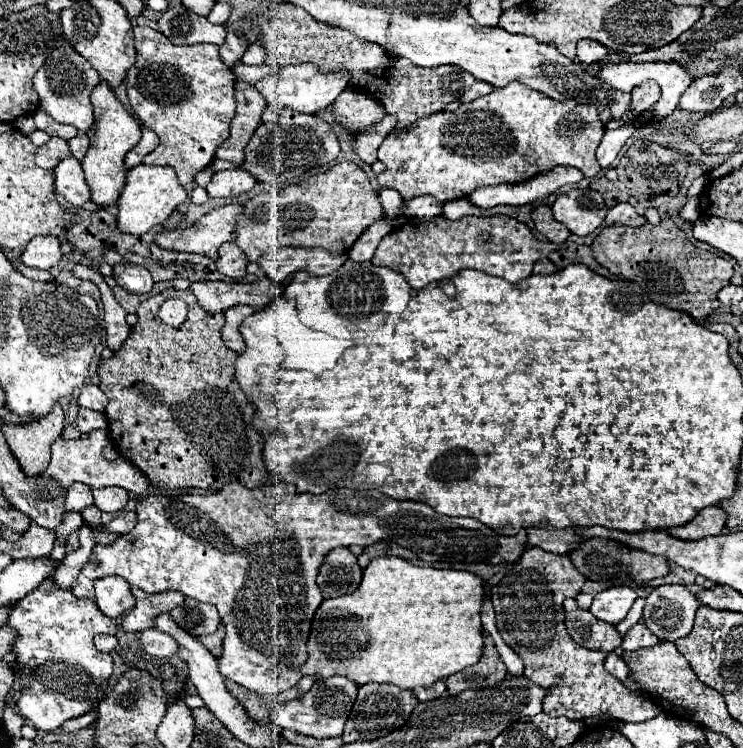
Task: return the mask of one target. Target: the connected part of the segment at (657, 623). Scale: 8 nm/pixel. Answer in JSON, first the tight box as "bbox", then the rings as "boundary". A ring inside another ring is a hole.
{"bbox":[643,584,699,642],"boundary":[[[681,584],[657,586],[645,602],[643,620],[645,626],[659,638],[675,642],[687,636],[693,628],[693,618],[699,608],[699,600]]]}

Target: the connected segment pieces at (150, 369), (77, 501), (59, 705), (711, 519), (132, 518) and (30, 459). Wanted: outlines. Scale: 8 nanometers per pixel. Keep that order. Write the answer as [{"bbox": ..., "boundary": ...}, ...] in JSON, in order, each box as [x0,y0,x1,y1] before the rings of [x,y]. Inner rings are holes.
[{"bbox":[97,288,269,490],"boundary":[[[167,288],[161,294],[141,302],[137,316],[139,322],[131,328],[131,334],[123,342],[121,350],[113,352],[107,360],[101,358],[97,368],[97,376],[101,378],[99,388],[109,396],[105,412],[113,446],[119,448],[123,458],[139,466],[155,488],[221,490],[231,482],[247,488],[263,486],[269,478],[263,458],[265,438],[255,430],[255,408],[235,378],[237,354],[221,340],[221,328],[225,322],[223,314],[207,314],[197,304],[191,290]],[[169,298],[181,298],[189,306],[187,320],[179,328],[173,328],[159,318],[159,308]]]},{"bbox":[65,484,93,512],"boundary":[[[71,484],[67,490],[67,500],[65,500],[65,510],[67,512],[81,512],[83,508],[93,504],[93,494],[89,486],[83,484]]]},{"bbox":[7,578,117,732],"boundary":[[[49,578],[27,594],[27,598],[19,600],[7,624],[17,632],[11,650],[21,664],[17,674],[23,680],[23,688],[17,712],[25,718],[25,724],[43,732],[55,732],[65,720],[87,714],[101,702],[113,672],[113,660],[95,648],[93,638],[95,634],[117,632],[113,618],[103,616],[91,600],[75,598],[71,590],[55,588]]]},{"bbox":[669,506,727,540],"boundary":[[[709,506],[703,508],[691,522],[669,528],[669,534],[679,540],[701,540],[705,536],[721,534],[725,528],[725,520],[727,512],[721,506]]]},{"bbox":[102,511,137,534],"boundary":[[[134,511],[123,512],[120,516],[113,519],[110,524],[107,526],[102,527],[104,530],[110,530],[111,532],[115,532],[118,534],[124,534],[129,532],[137,522],[137,516]]]},{"bbox":[3,404,65,478],"boundary":[[[59,404],[47,416],[33,424],[5,424],[3,434],[11,454],[27,478],[41,474],[51,460],[51,444],[61,436],[65,414]]]}]

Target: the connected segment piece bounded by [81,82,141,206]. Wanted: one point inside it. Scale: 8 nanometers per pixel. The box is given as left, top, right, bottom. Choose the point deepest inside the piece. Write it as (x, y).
(114, 133)

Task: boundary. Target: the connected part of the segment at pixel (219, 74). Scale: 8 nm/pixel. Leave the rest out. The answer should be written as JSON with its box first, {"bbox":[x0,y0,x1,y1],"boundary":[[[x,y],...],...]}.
{"bbox":[127,26,235,186],"boundary":[[[135,26],[135,48],[137,60],[127,70],[127,96],[133,108],[133,114],[143,122],[145,128],[153,130],[159,136],[159,146],[145,156],[149,166],[169,166],[175,170],[181,186],[193,182],[195,174],[211,164],[215,158],[217,146],[229,136],[229,124],[235,116],[235,76],[221,62],[219,48],[215,44],[193,44],[193,46],[175,46],[159,30],[149,26]]]}

